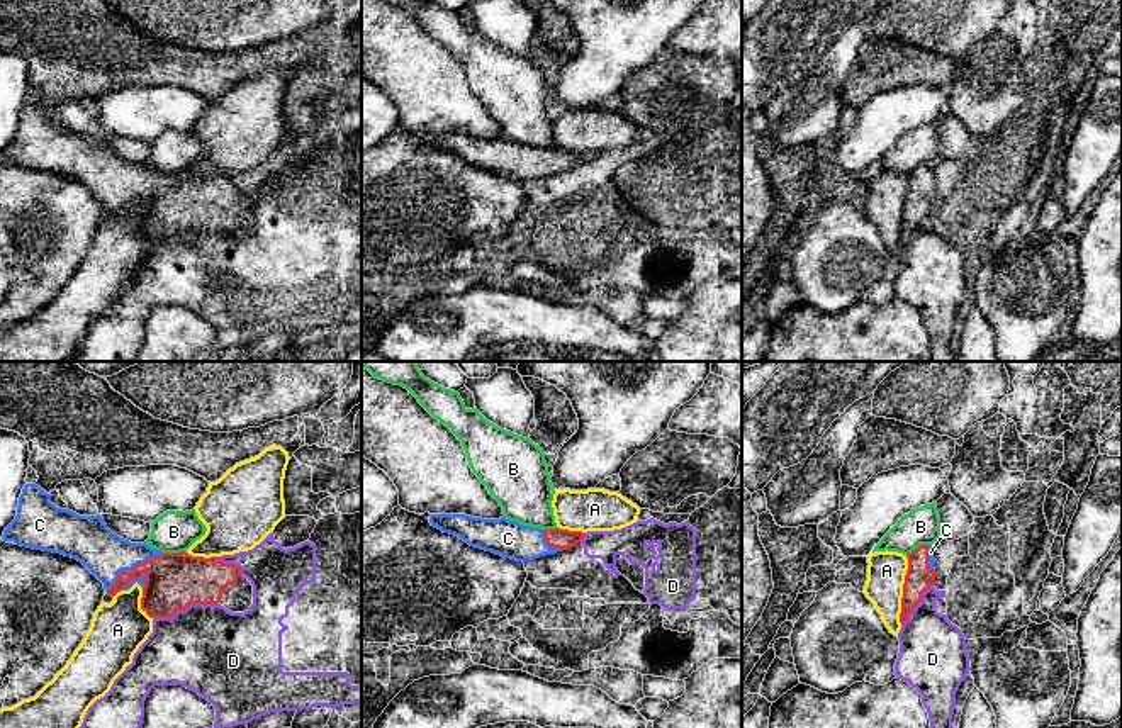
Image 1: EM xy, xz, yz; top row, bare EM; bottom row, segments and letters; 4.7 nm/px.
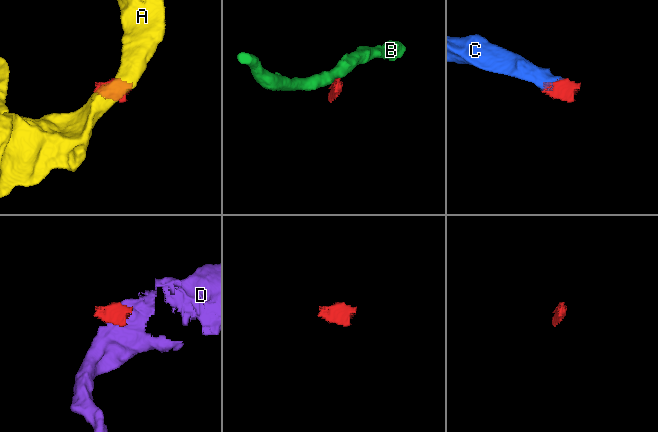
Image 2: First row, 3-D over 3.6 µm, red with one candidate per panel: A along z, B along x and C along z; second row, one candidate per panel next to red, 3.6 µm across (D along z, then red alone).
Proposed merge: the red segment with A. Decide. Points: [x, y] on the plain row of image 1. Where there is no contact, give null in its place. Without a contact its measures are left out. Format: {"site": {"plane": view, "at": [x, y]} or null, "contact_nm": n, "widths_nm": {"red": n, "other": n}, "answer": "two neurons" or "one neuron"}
{"site": {"plane": "yz", "at": [903, 209]}, "contact_nm": 320, "widths_nm": {"red": 130, "other": 180}, "answer": "two neurons"}

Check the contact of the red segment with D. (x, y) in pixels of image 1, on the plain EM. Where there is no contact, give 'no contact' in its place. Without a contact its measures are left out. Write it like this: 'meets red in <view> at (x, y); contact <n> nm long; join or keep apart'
meets red in xy at (185, 228); contact 320 nm long; keep apart

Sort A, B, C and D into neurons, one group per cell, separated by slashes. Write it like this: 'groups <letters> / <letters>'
groups A / B / C / D

